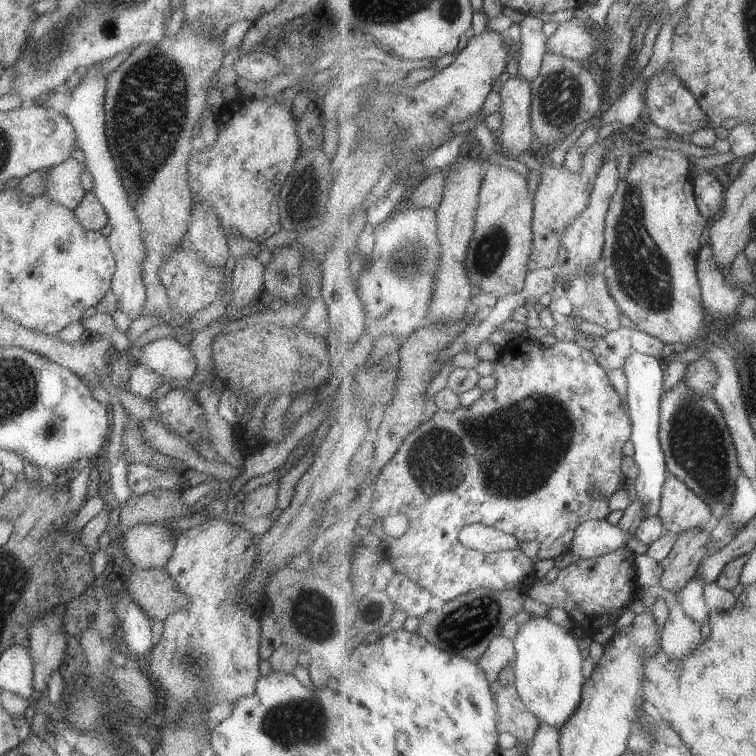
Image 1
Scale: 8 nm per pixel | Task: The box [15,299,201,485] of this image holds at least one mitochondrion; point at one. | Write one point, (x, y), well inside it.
(51, 432)

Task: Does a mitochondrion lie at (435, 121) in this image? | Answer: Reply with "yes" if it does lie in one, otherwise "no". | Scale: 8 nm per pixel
yes

